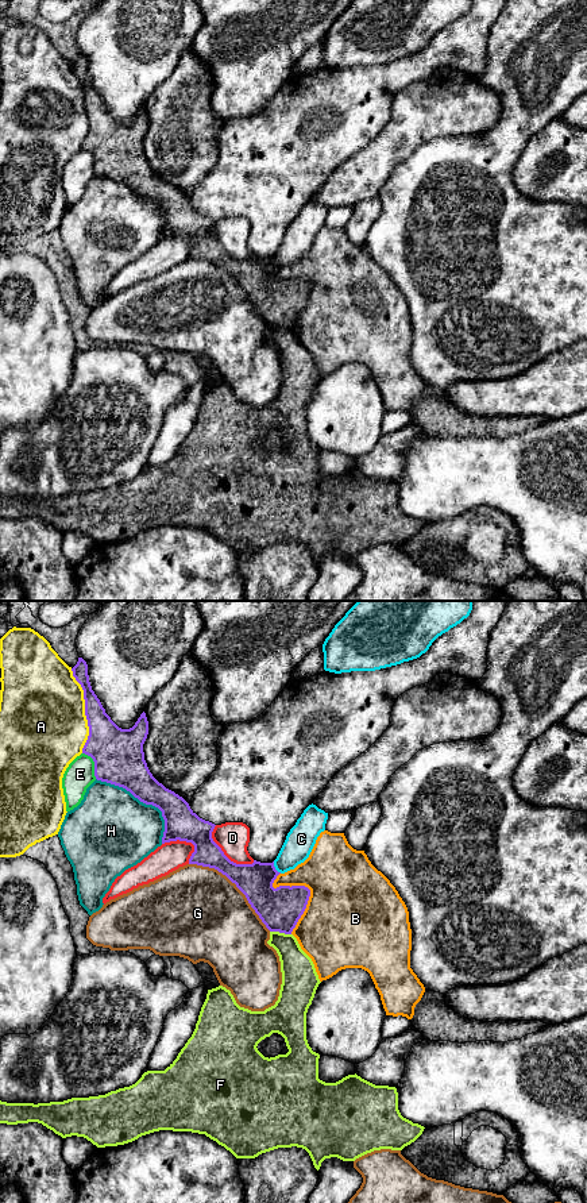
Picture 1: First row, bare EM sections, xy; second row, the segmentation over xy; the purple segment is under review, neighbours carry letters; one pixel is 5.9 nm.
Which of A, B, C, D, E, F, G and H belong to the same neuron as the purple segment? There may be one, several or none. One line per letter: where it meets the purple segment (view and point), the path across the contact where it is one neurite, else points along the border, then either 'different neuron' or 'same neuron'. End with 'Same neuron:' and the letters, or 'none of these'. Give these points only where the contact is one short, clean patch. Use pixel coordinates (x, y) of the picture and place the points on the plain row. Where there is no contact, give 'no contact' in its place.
A: xy (85, 105) | different neuron
B: xy (306, 282) | different neuron
C: xy (274, 263) | different neuron
D: xy (224, 250) | different neuron
E: xy (95, 159) | different neuron
F: xy (281, 327) | along xy (270, 326), (290, 330) | different neuron
G: xy (235, 278) | different neuron
H: xy (145, 197) | different neuron
Same neuron: none of these

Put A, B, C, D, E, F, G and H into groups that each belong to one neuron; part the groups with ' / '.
A / B / C / D / E / F / G / H

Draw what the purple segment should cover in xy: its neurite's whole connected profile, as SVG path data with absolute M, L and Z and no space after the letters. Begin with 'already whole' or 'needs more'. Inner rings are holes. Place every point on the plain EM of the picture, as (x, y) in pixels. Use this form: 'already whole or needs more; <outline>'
already whole; M78 53L72 66L84 85L89 131L82 149L93 154L96 174L123 182L140 197L158 203L165 215L162 239L177 235L192 238L194 247L189 259L215 263L225 270L246 290L270 327L291 329L306 304L310 285L305 281L274 284L273 278L281 269L274 257L231 257L212 234L216 220L200 213L182 192L166 184L150 167L143 147L148 130L146 108L132 123L119 123L92 85L86 57Z

